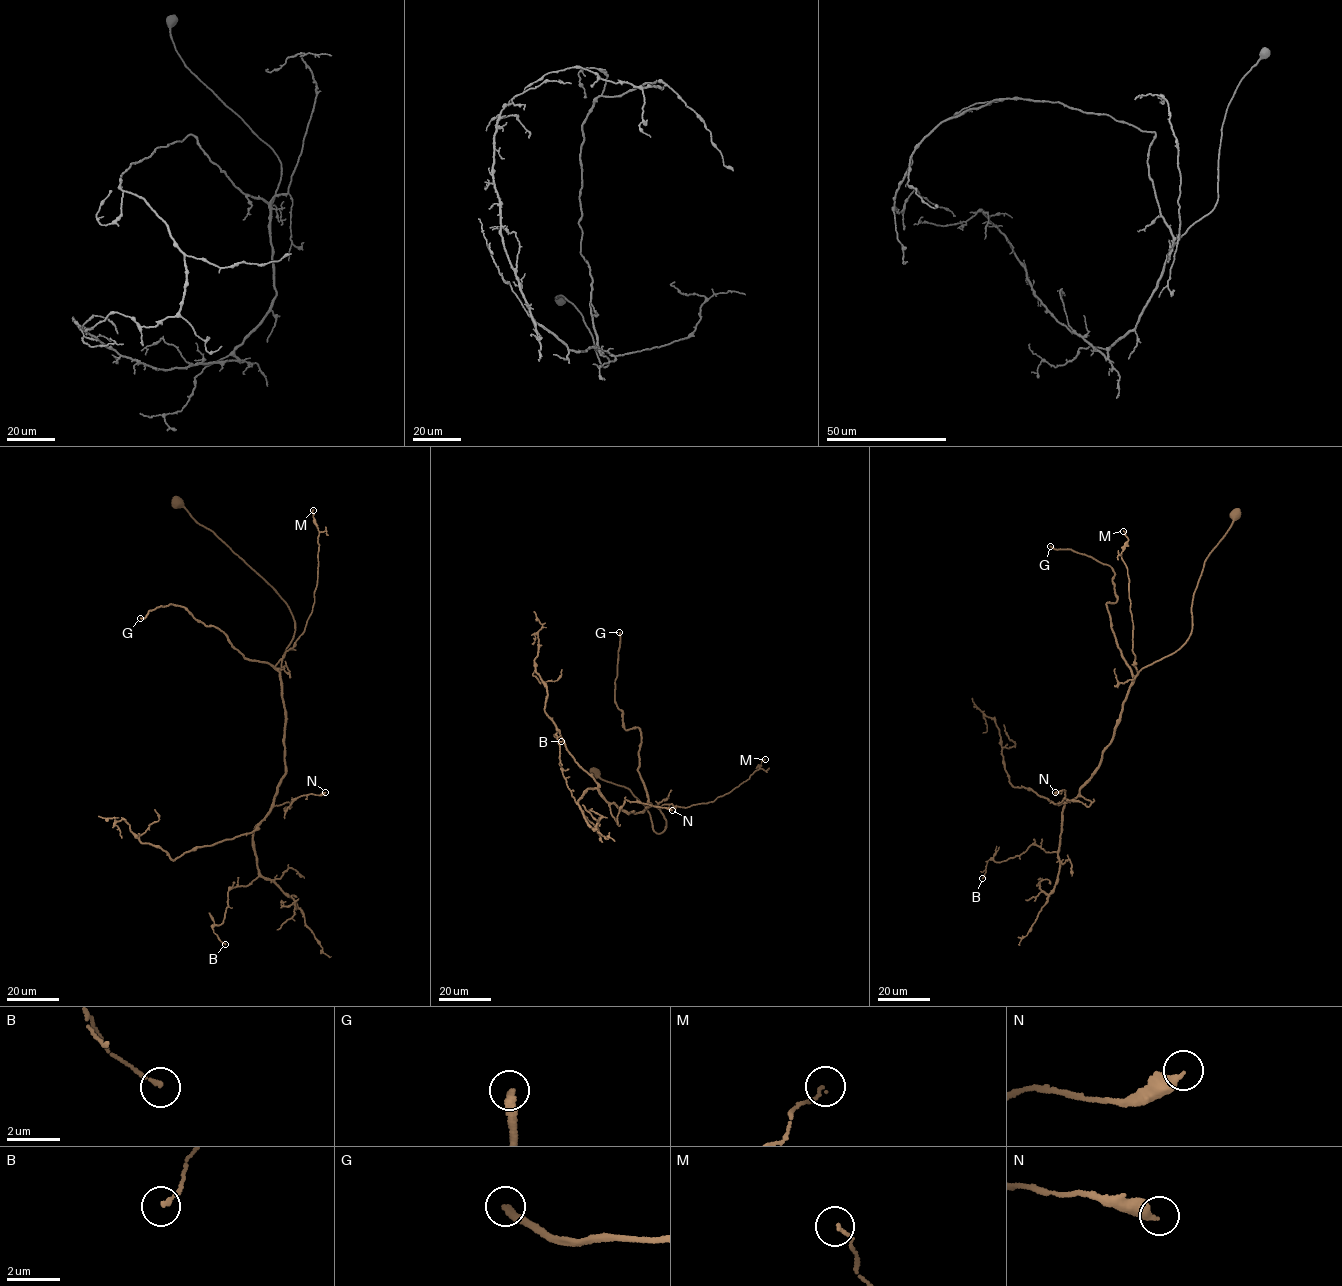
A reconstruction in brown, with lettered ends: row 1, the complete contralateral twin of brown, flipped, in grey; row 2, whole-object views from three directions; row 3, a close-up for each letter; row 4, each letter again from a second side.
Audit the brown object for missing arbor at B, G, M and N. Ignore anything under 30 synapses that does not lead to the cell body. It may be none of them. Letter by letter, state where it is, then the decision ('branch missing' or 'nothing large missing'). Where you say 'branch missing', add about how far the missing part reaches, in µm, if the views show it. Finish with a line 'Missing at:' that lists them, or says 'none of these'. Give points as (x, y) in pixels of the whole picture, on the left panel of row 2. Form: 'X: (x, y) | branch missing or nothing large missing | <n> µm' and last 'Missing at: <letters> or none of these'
B: (225, 944) | nothing large missing
G: (140, 618) | branch missing | 200 µm
M: (313, 510) | nothing large missing
N: (325, 792) | nothing large missing
Missing at: G

